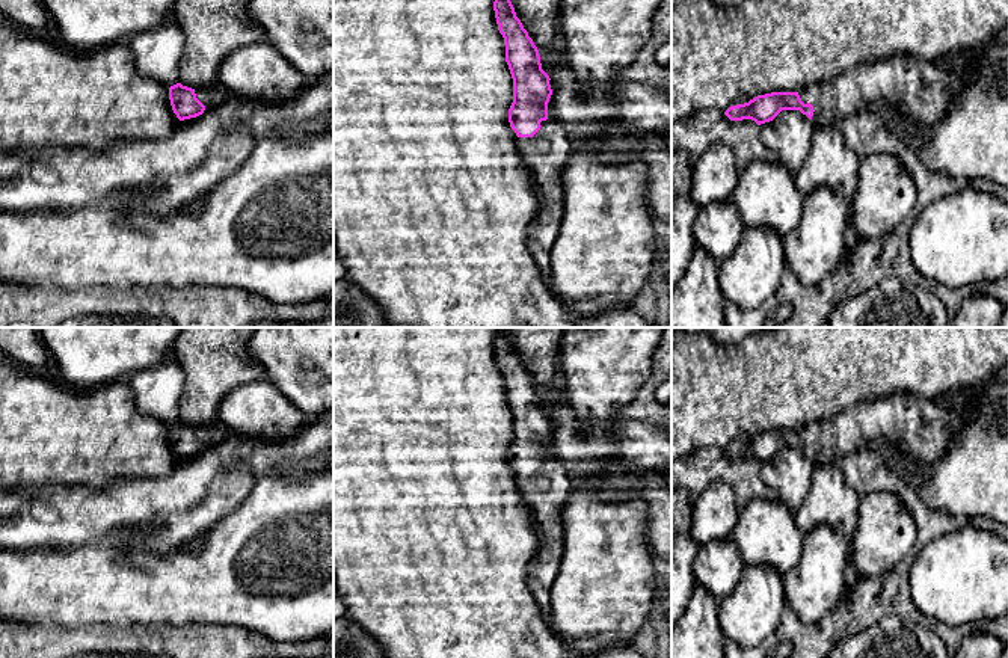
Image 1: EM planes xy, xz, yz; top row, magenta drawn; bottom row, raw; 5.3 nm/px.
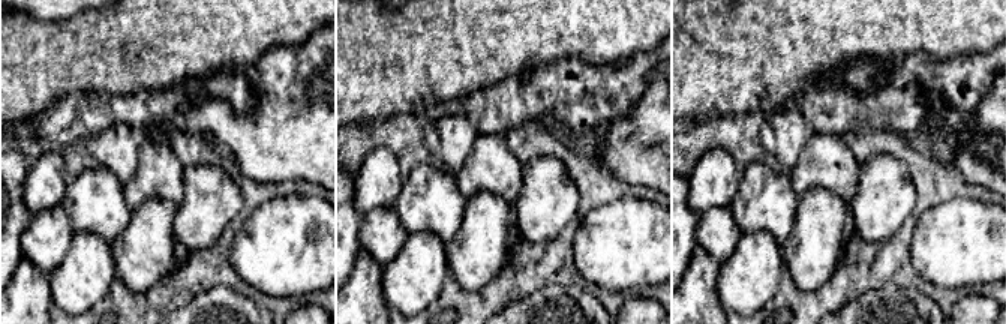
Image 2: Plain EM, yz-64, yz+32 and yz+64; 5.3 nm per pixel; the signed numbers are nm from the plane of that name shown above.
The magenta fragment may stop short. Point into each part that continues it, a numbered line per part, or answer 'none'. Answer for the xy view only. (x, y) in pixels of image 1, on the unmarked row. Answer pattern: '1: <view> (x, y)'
1: xy (212, 435)

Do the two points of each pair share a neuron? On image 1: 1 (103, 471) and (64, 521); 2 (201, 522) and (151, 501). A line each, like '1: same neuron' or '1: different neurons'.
1: different neurons
2: different neurons

